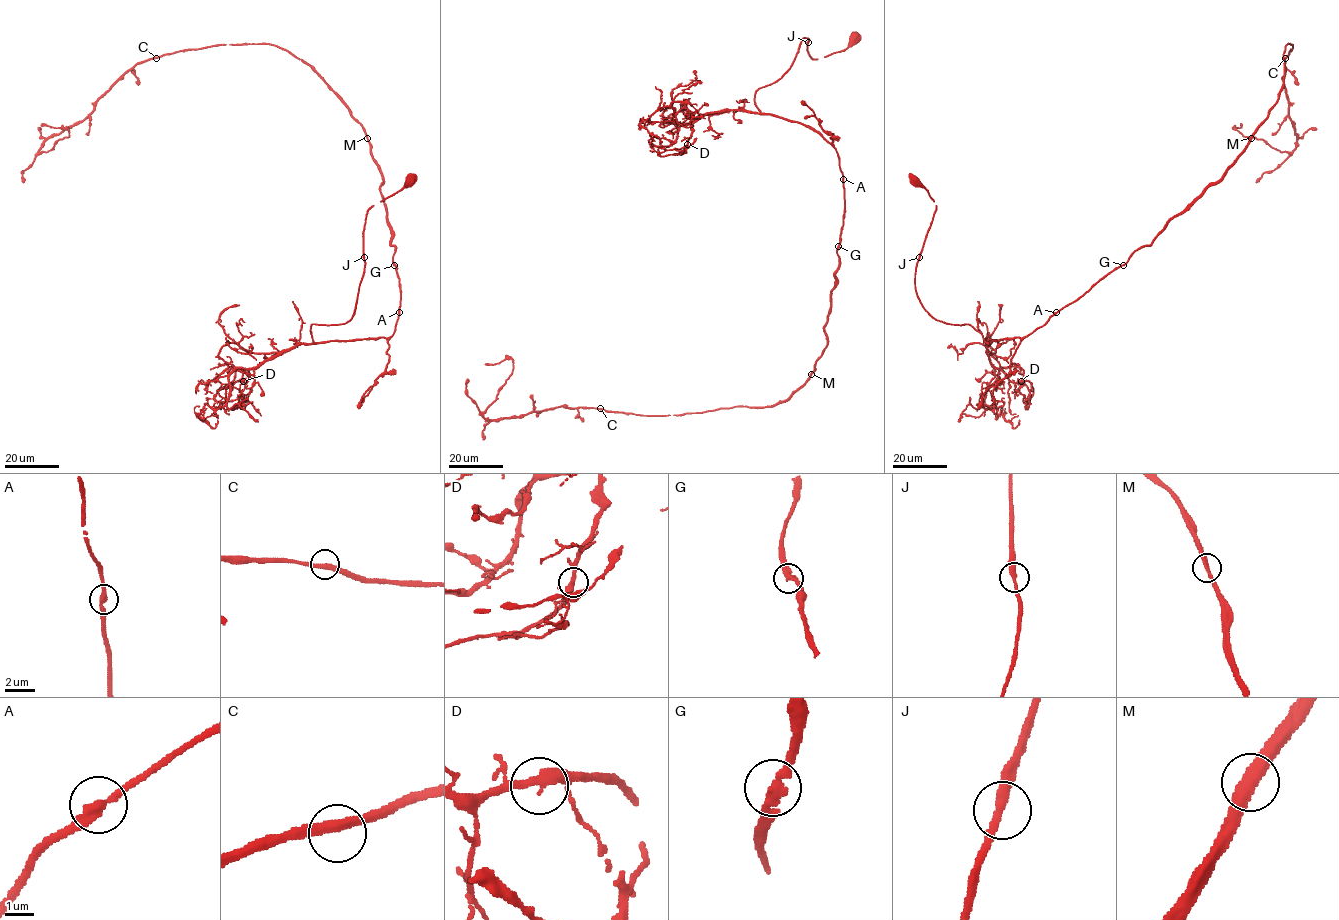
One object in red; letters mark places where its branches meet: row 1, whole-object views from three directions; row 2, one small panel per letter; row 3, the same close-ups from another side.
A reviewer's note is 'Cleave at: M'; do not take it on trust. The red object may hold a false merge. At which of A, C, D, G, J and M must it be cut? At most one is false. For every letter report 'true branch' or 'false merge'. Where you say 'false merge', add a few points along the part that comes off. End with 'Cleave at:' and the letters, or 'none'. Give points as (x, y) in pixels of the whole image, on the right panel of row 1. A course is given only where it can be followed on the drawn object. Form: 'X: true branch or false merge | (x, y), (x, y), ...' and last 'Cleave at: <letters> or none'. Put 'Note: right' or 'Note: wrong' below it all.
A: true branch
C: true branch
D: true branch
G: true branch
J: true branch
M: false merge | (1251, 138), (1221, 180), (1211, 184), (1187, 209), (1174, 217), (1151, 245), (1136, 250)
Cleave at: M
Note: right

